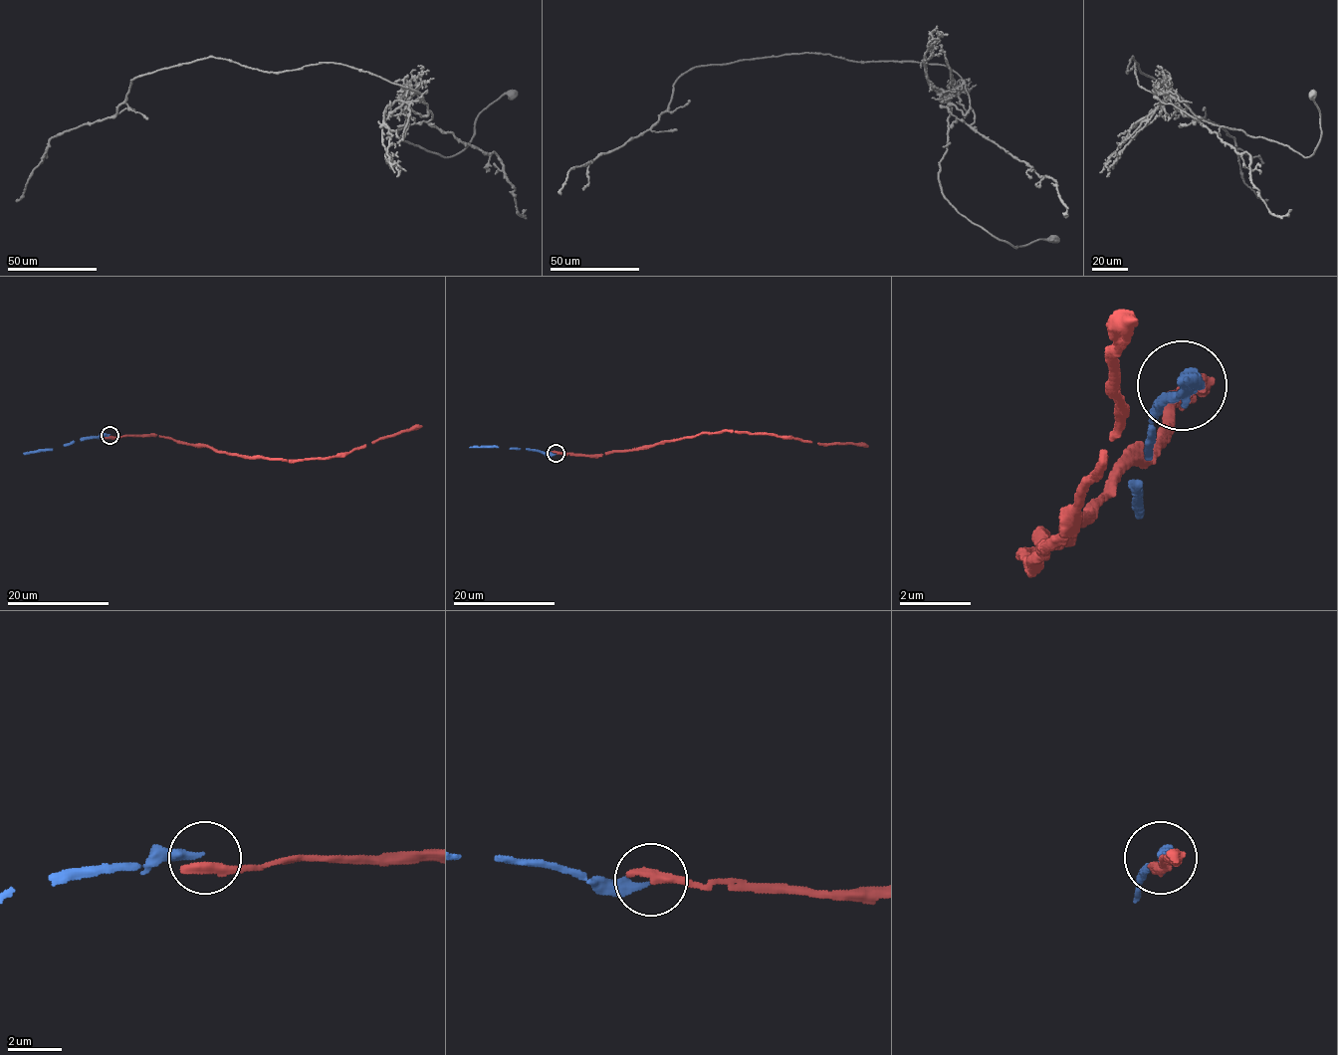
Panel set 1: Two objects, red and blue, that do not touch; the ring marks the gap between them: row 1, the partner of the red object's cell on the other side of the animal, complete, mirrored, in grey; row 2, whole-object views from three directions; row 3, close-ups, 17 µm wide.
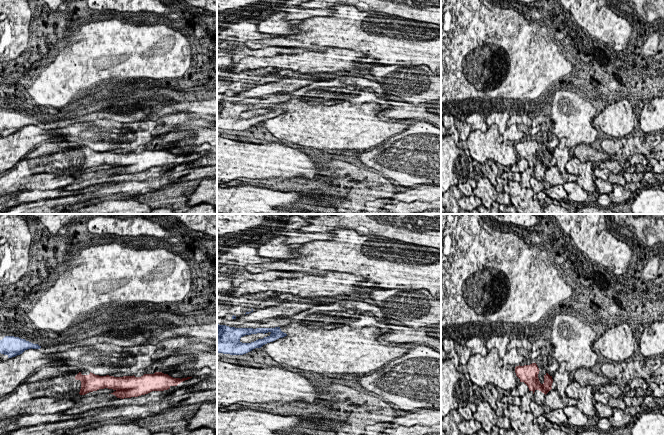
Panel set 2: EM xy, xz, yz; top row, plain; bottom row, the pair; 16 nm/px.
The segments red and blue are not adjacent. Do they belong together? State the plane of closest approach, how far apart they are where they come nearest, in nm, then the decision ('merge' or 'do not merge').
xy | 750 nm | do not merge

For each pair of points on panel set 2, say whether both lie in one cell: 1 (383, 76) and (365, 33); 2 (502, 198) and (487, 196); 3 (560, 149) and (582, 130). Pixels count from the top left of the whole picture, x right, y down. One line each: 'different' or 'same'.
1: different
2: same
3: different

